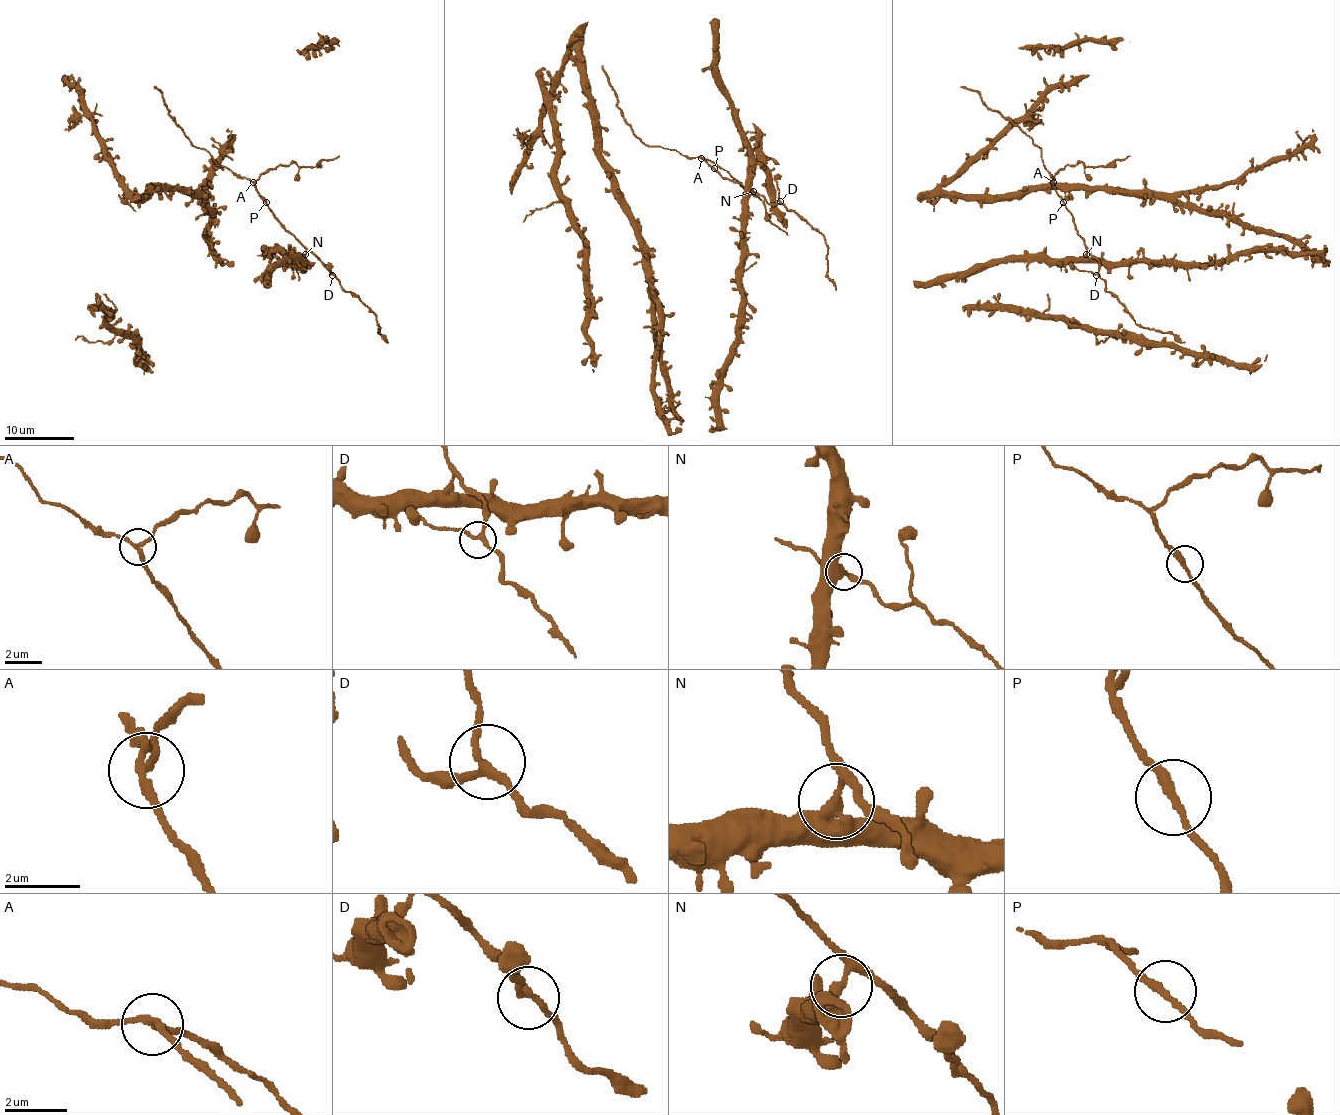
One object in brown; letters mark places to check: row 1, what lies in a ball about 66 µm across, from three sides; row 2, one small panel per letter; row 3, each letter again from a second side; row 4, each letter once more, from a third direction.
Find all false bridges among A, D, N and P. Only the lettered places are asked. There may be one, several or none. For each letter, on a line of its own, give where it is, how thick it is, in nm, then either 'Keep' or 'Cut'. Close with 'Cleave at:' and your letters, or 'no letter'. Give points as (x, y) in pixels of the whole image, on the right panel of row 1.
A: Place: (1053, 182). Thickness 190 nm. Cut
D: Place: (1096, 275). Thickness 200 nm. Keep
N: Place: (1086, 254). Thickness 320 nm. Cut
P: Place: (1063, 202). Thickness 240 nm. Keep
Cleave at: A, N

